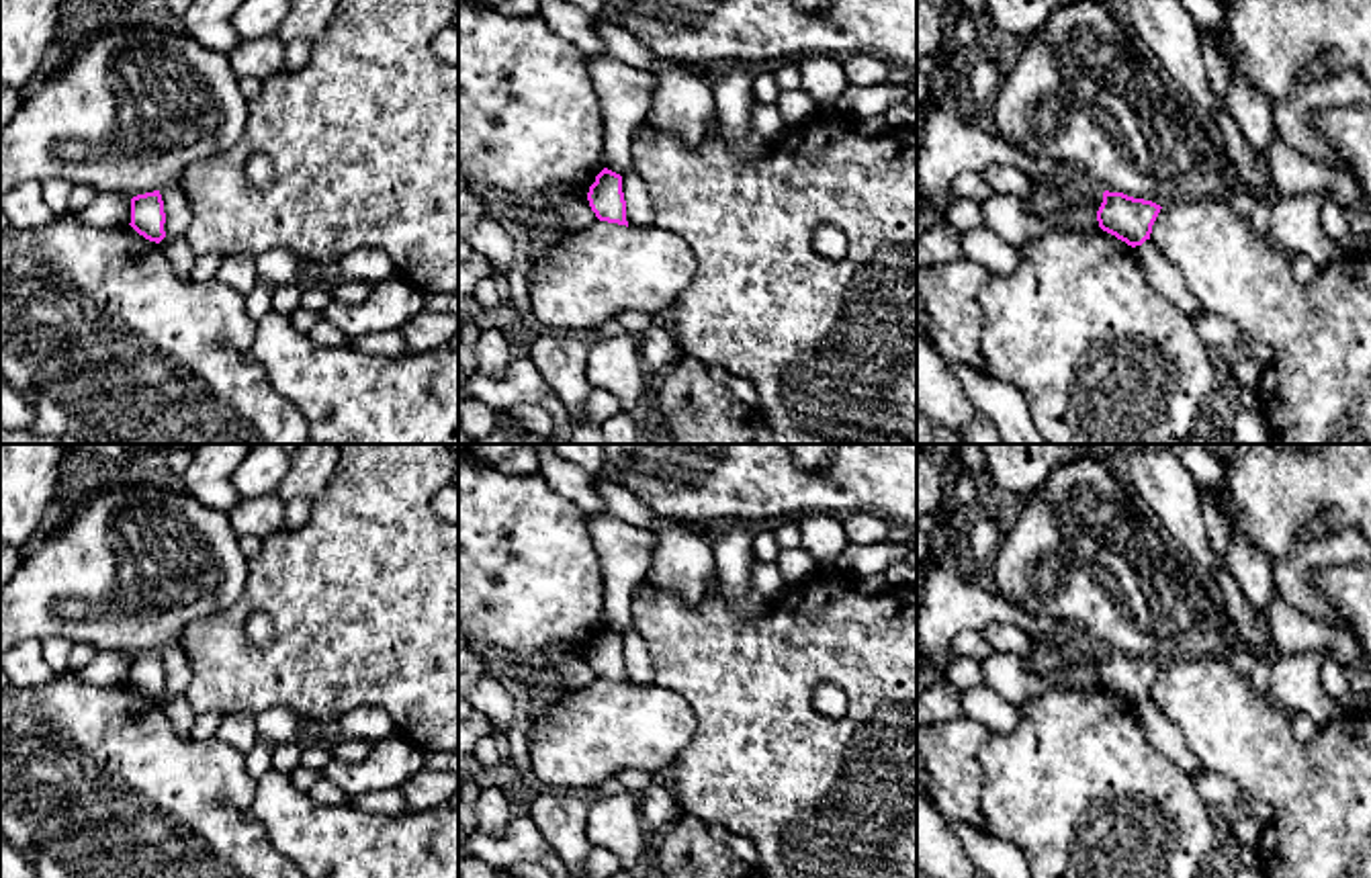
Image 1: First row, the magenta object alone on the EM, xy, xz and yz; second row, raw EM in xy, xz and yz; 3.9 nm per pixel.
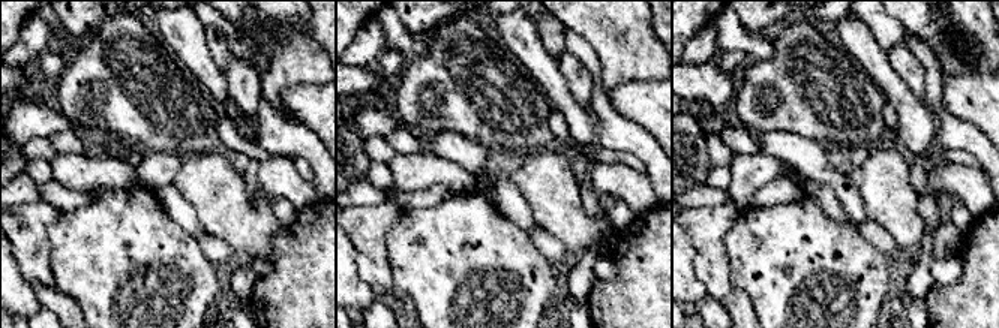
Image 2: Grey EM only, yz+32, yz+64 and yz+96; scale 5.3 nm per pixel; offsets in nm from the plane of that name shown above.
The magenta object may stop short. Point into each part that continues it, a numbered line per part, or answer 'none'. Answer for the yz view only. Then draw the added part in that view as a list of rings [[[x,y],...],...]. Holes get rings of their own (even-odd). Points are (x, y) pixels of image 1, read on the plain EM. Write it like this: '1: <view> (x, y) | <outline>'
none

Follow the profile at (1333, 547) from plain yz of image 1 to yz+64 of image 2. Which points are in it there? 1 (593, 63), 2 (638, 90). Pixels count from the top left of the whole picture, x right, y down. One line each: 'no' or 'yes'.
1: no
2: no

